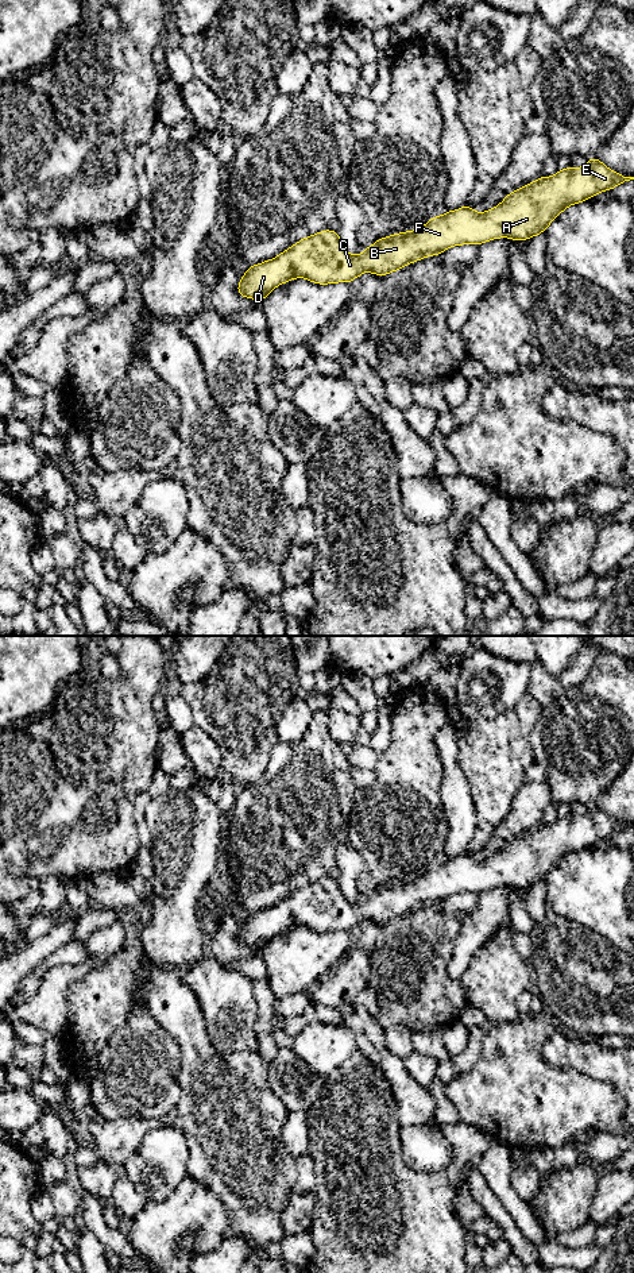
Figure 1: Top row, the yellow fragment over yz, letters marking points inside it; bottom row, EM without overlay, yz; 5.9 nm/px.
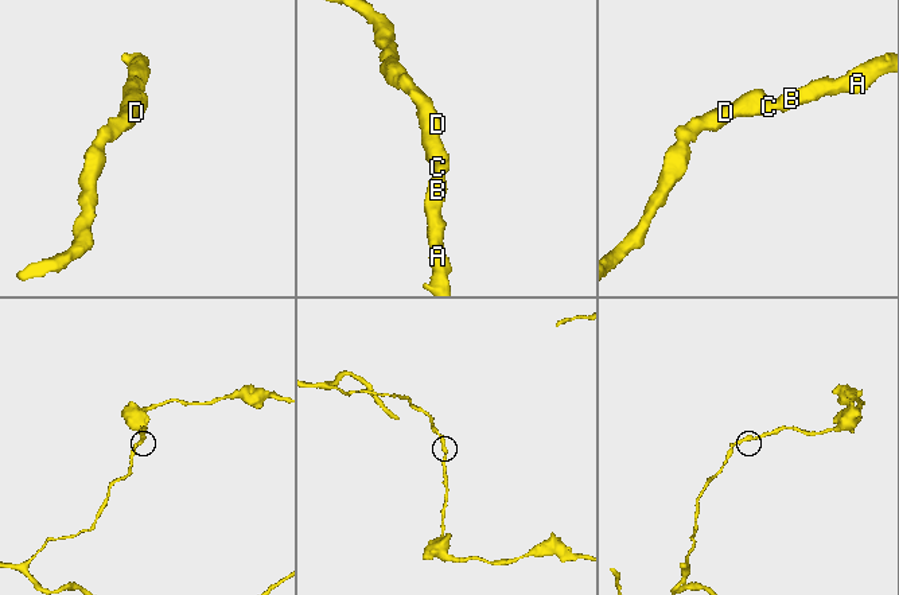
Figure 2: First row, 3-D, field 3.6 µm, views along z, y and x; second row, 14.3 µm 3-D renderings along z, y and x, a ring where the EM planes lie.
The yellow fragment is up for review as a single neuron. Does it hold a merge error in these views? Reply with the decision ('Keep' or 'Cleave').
Keep

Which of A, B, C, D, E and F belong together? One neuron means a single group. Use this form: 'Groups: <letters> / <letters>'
Groups: A B C D E F

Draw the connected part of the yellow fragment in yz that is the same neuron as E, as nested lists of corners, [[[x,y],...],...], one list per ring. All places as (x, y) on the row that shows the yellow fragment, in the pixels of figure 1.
[[[592,157],[584,167],[568,166],[552,177],[540,177],[518,188],[513,193],[506,194],[499,205],[483,213],[464,205],[457,211],[448,211],[442,216],[433,216],[425,225],[414,231],[382,238],[357,255],[351,255],[345,251],[336,231],[324,229],[301,239],[270,261],[250,266],[237,285],[237,293],[246,298],[255,298],[262,302],[277,286],[294,278],[306,278],[318,285],[349,283],[364,271],[383,277],[425,256],[440,255],[452,246],[479,246],[499,238],[527,240],[545,232],[548,225],[569,205],[587,201],[600,192],[611,190],[630,180],[634,180],[634,177],[623,177]]]

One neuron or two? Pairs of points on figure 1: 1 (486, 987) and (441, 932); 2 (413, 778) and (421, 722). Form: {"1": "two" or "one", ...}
{"1": "two", "2": "one"}

